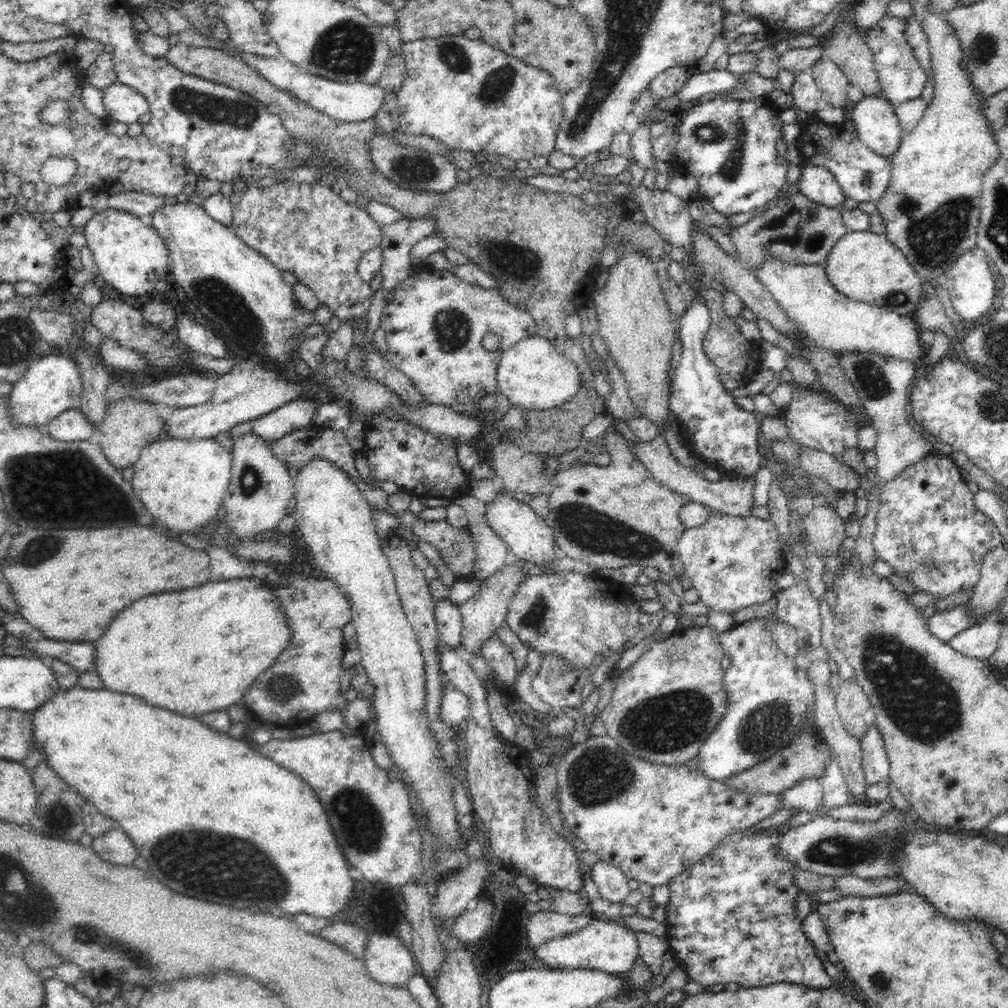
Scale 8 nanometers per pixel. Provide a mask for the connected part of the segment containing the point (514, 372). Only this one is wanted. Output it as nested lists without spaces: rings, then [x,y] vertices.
[[[534,335],[520,340],[502,354],[496,368],[497,394],[506,397],[511,407],[528,413],[544,412],[574,398],[582,386],[581,375],[576,364],[566,359],[561,349],[554,347],[546,338]]]

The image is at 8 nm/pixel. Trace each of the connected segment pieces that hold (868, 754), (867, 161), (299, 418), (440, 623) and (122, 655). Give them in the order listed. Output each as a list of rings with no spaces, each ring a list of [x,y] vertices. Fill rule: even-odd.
[[[875,721],[870,722],[860,738],[863,754],[863,773],[868,784],[876,785],[889,776],[889,758]]]
[[[805,116],[801,134],[794,143],[801,152],[803,162],[827,168],[837,178],[844,196],[852,200],[876,203],[889,184],[892,170],[890,157],[878,156],[854,132],[848,132],[840,125],[826,124],[814,116]]]
[[[294,400],[284,406],[260,416],[258,418],[242,422],[228,431],[228,438],[236,440],[239,435],[254,433],[262,440],[274,441],[298,428],[310,426],[311,418],[322,403],[320,400]]]
[[[448,597],[436,601],[434,620],[438,629],[438,638],[441,643],[461,650],[461,632],[463,616],[461,606],[454,604]]]
[[[230,579],[222,580],[222,582],[206,582],[198,588],[188,588],[182,592],[164,592],[164,594],[150,594],[144,596],[140,600],[136,600],[134,604],[130,604],[128,608],[124,608],[124,612],[118,612],[110,626],[106,628],[104,636],[100,636],[95,644],[95,661],[94,668],[96,674],[102,681],[102,689],[110,692],[119,692],[138,698],[144,698],[145,702],[156,706],[156,708],[166,708],[176,712],[176,714],[184,714],[184,716],[199,717],[201,714],[226,709],[232,704],[240,705],[241,698],[244,693],[254,684],[256,677],[264,672],[272,663],[275,663],[276,657],[288,646],[291,639],[291,630],[287,624],[283,610],[276,595],[273,594],[270,587],[260,579]]]

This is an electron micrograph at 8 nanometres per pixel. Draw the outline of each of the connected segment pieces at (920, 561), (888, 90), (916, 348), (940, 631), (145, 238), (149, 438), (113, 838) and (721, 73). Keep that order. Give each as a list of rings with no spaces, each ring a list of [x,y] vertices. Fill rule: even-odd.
[[[930,452],[920,463],[906,468],[888,481],[880,493],[873,536],[875,558],[892,566],[893,574],[905,577],[917,592],[946,598],[959,590],[970,590],[979,581],[984,555],[992,548],[1003,546],[1002,536],[990,517],[974,505],[974,494],[964,483],[960,467],[950,456]]]
[[[885,15],[865,34],[865,41],[873,54],[878,80],[882,85],[882,94],[894,106],[920,97],[927,81],[926,73],[914,56],[913,48],[907,43],[905,26],[904,18]]]
[[[768,256],[760,262],[760,268],[754,270],[754,275],[772,299],[776,299],[776,305],[784,309],[818,348],[830,350],[835,356],[872,352],[913,364],[922,358],[921,330],[914,317],[890,312],[884,307],[868,306],[840,294],[826,278],[825,260],[820,264],[796,264]]]
[[[958,606],[944,612],[936,612],[927,619],[927,627],[932,636],[940,642],[948,642],[953,636],[975,624],[974,617],[968,613],[968,607]]]
[[[110,207],[94,213],[81,231],[86,246],[93,254],[94,273],[112,284],[124,296],[142,296],[154,289],[158,280],[165,280],[170,274],[170,258],[164,239],[153,226],[145,226],[138,216]]]
[[[123,399],[107,402],[108,414],[102,420],[102,426],[98,429],[101,440],[98,443],[103,450],[108,463],[116,471],[122,471],[130,466],[135,466],[141,456],[142,448],[146,444],[152,444],[162,437],[165,422],[156,411],[156,403],[142,401],[140,399]]]
[[[110,830],[94,838],[91,849],[104,861],[116,866],[128,866],[136,860],[136,848],[122,830]]]
[[[712,69],[692,74],[676,95],[682,103],[688,103],[710,94],[732,92],[736,86],[740,86],[740,82],[740,75],[732,74],[728,69]]]

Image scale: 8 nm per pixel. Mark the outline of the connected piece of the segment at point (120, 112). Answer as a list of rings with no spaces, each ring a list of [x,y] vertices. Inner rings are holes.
[[[113,82],[109,84],[106,88],[102,89],[103,101],[106,111],[112,120],[116,120],[122,124],[132,124],[134,122],[139,122],[140,116],[146,114],[149,110],[148,99],[135,88],[120,84],[118,82]]]

